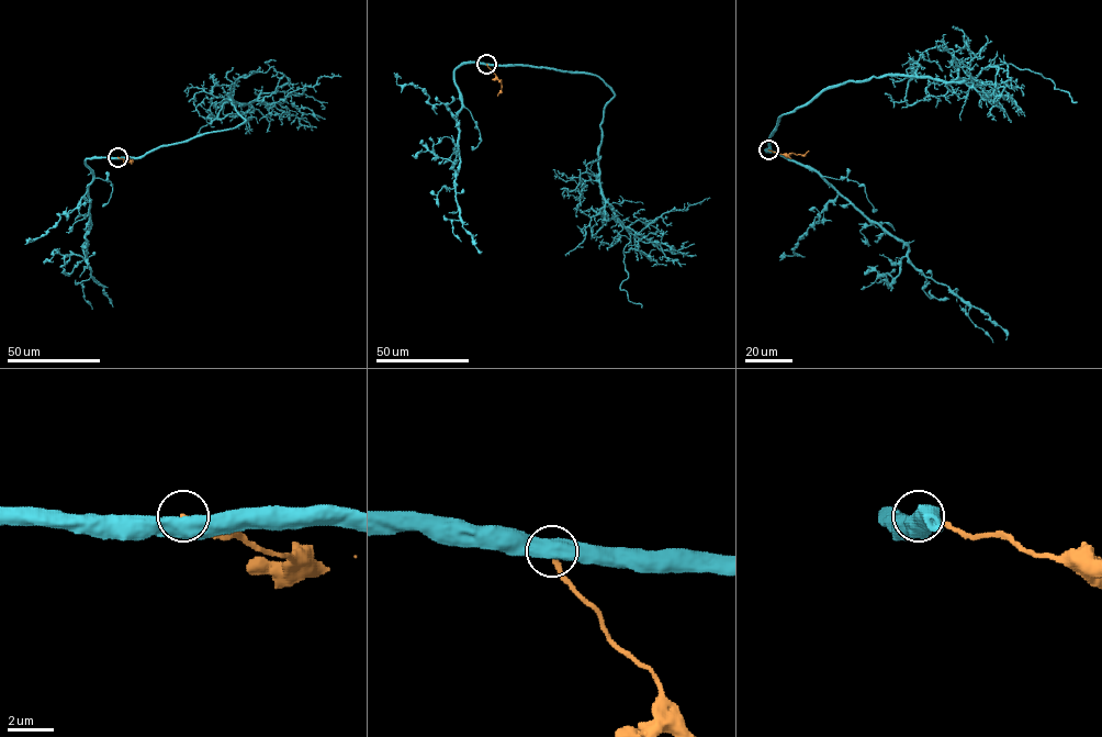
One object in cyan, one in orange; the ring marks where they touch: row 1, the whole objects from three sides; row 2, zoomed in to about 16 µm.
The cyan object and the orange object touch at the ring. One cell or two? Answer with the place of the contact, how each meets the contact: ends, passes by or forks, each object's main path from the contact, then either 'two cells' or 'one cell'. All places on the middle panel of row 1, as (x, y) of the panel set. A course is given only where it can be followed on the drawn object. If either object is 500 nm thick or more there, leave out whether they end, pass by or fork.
place (486, 64); course cyan (486, 64), (595, 75), (614, 93), (600, 126), (600, 192), (630, 236), (620, 289), (641, 308); course orange (486, 64), (502, 81), (497, 96); two cells

